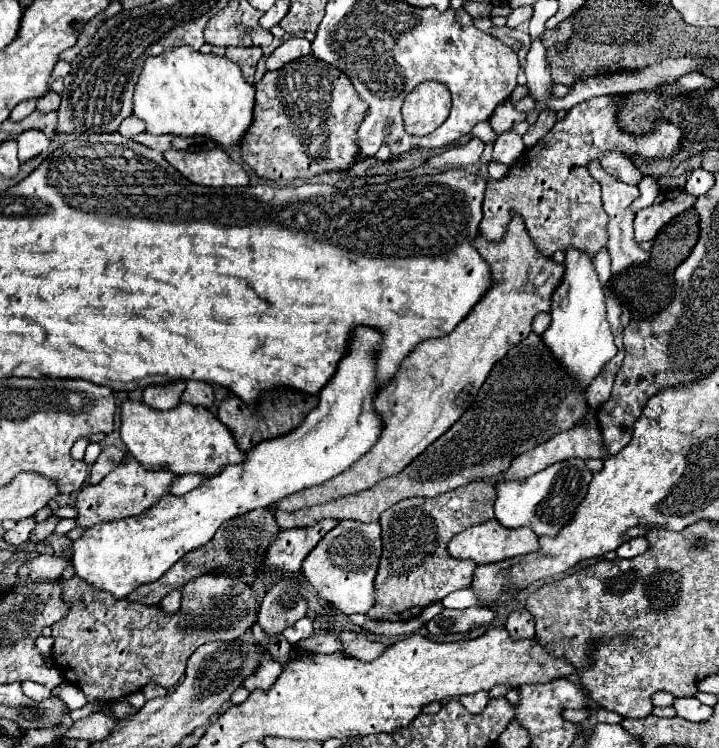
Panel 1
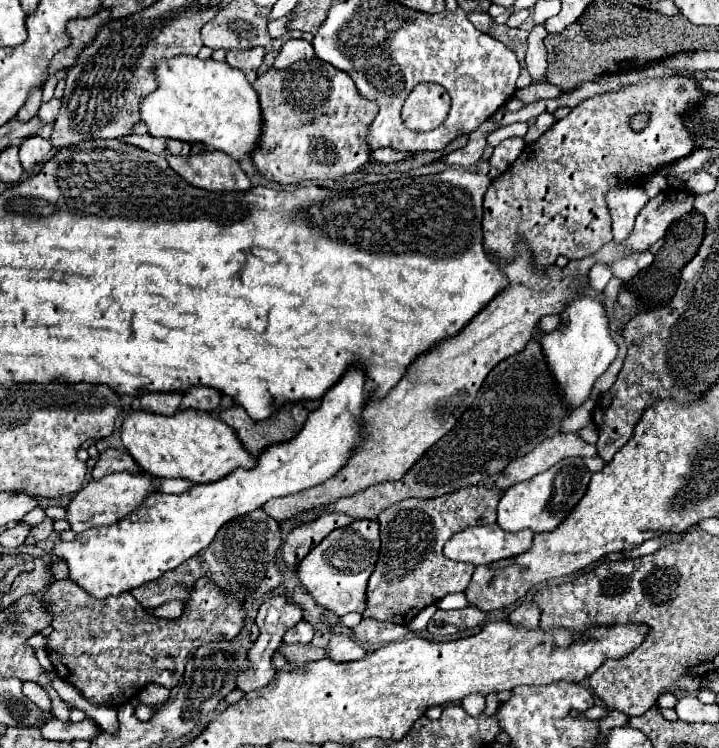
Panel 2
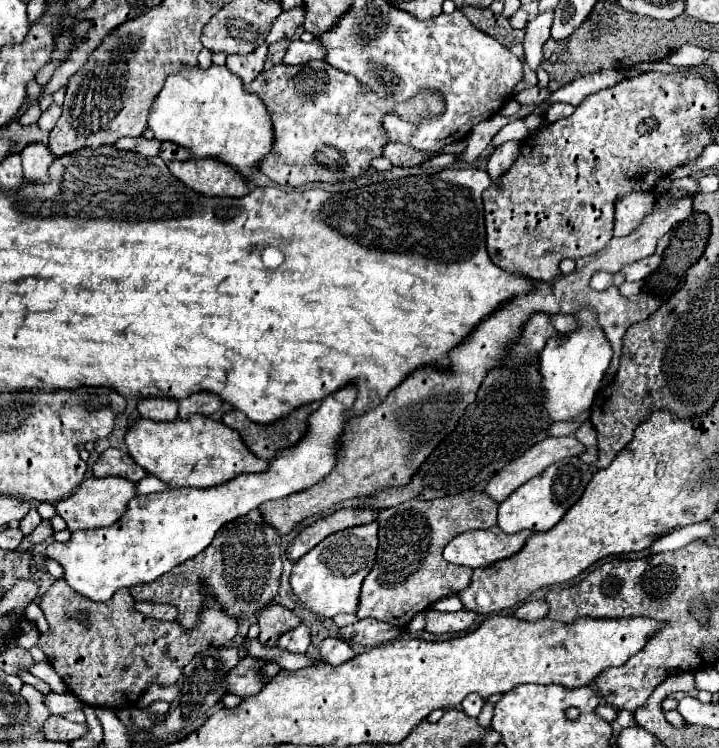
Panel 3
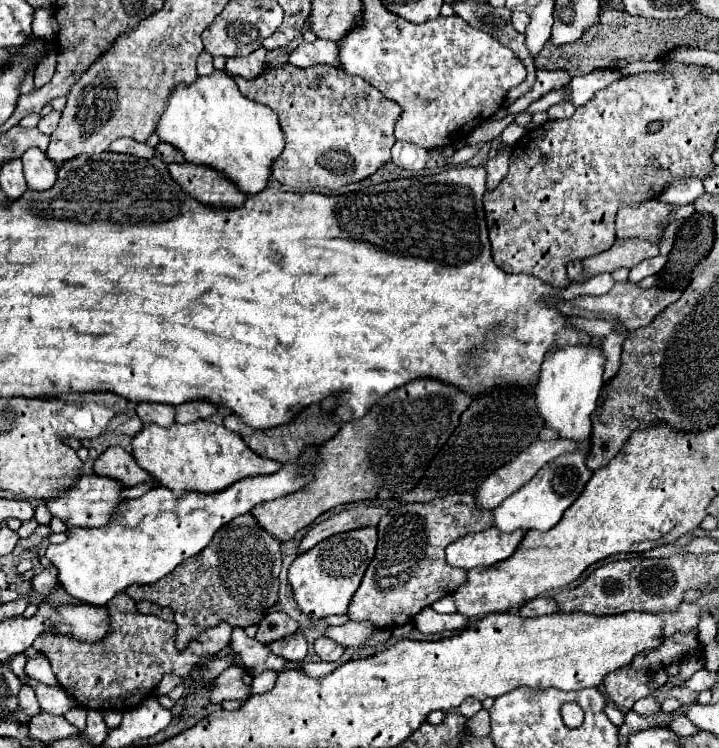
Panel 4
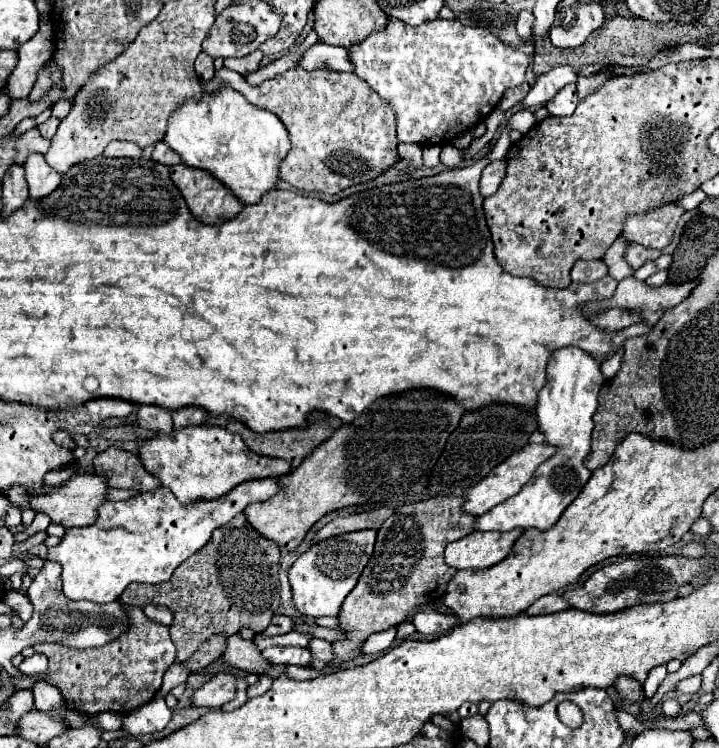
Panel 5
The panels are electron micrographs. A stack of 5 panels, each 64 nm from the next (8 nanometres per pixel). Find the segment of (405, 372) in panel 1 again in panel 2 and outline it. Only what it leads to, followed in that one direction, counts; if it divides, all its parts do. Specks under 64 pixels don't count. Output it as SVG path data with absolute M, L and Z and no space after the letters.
M668 188L652 198L646 208L636 218L634 230L624 240L624 244L610 242L600 252L594 252L588 258L572 260L566 268L552 266L544 272L536 270L530 264L528 248L524 242L518 242L516 248L520 256L506 264L498 262L502 272L510 278L510 288L500 292L496 300L492 300L458 336L448 338L436 344L430 352L418 356L404 378L390 390L390 394L380 402L370 402L364 408L364 424L368 424L368 440L364 440L364 448L348 460L348 468L344 472L336 472L332 480L320 484L320 488L308 488L308 492L298 492L296 496L286 496L284 500L276 498L262 506L262 510L272 516L276 522L286 522L304 510L314 510L324 504L332 504L338 498L352 496L380 482L396 482L400 480L442 436L446 436L458 418L472 404L476 392L480 390L488 372L508 356L524 350L524 344L532 338L532 330L538 320L546 314L560 314L564 310L564 300L572 300L576 296L574 288L586 288L588 282L582 282L582 276L588 276L590 268L598 262L612 266L616 256L628 256L632 252L648 252L648 248L658 242L668 226L680 216L692 210L694 194L678 188Z

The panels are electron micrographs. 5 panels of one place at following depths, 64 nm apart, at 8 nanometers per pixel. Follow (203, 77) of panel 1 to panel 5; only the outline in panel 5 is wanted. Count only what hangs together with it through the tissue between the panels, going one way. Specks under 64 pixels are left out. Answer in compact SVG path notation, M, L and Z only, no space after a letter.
M224 86L216 96L204 94L200 102L184 102L170 116L164 142L180 154L184 164L210 172L242 204L256 204L266 192L278 188L278 168L290 152L288 130L280 118L250 104L230 86Z

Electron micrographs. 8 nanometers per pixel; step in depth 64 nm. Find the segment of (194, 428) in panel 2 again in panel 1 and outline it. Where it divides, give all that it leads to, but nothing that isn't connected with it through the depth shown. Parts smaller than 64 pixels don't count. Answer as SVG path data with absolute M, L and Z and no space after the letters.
M126 400L122 404L120 438L128 452L150 470L172 470L172 474L216 476L228 464L244 462L244 452L236 446L232 432L210 412L192 404L178 404L174 410L160 412L142 402Z

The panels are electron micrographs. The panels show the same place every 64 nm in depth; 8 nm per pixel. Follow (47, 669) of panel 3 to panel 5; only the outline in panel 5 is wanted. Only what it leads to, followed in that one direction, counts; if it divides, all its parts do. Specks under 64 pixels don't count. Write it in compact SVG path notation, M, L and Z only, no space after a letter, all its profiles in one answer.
M34 654L30 658L24 658L18 670L28 676L40 676L46 672L46 666L48 666L48 658L44 654Z

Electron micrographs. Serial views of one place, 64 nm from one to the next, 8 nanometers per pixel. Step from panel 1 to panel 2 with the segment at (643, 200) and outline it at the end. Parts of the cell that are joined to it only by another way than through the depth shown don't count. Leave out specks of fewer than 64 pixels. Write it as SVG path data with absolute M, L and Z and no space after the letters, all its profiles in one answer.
M654 174L654 178L646 180L646 184L644 184L644 192L646 192L650 198L658 196L658 194L664 192L666 188L668 188L668 182L666 182L666 176L662 176L662 174Z

